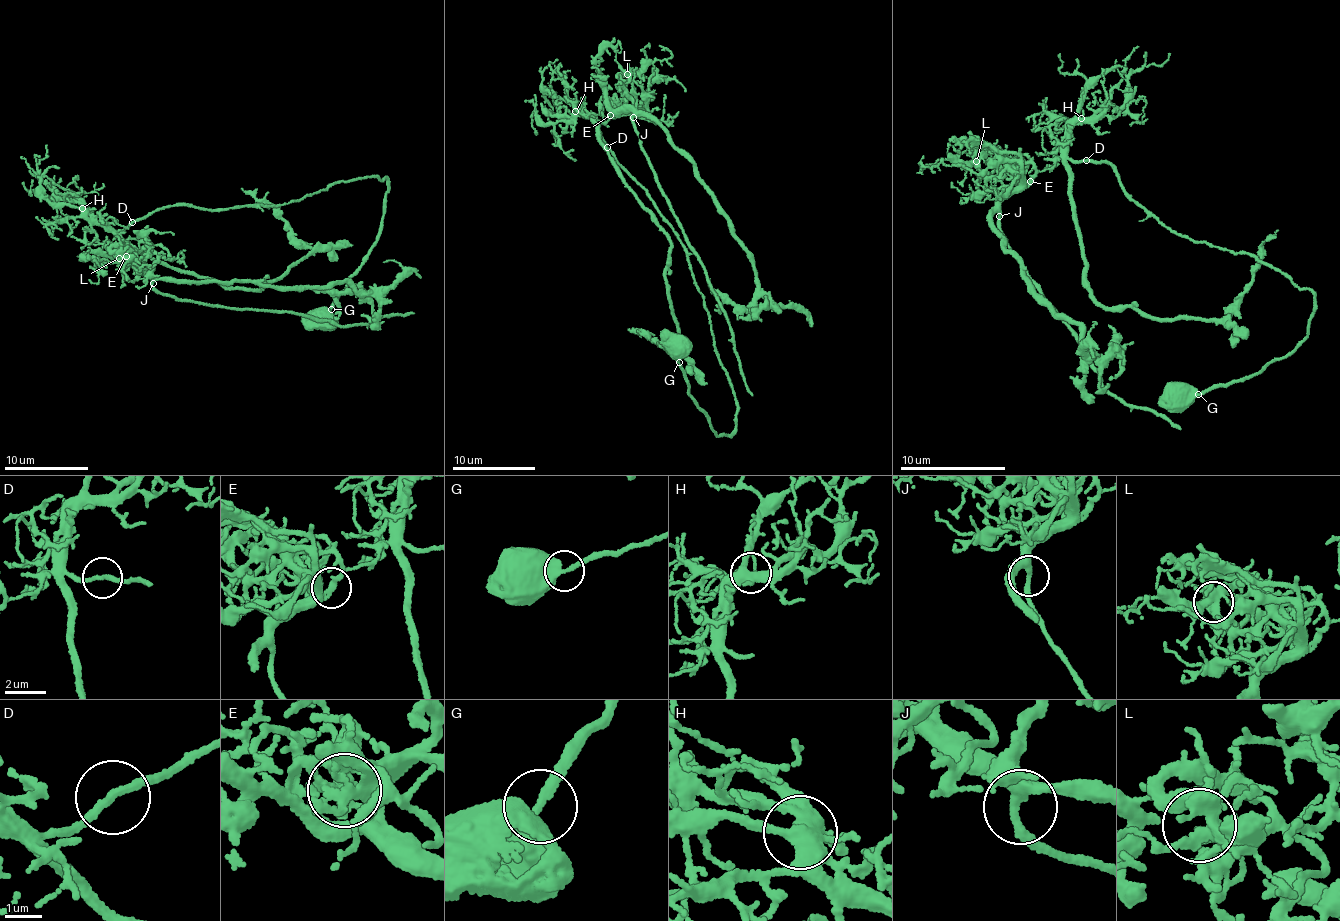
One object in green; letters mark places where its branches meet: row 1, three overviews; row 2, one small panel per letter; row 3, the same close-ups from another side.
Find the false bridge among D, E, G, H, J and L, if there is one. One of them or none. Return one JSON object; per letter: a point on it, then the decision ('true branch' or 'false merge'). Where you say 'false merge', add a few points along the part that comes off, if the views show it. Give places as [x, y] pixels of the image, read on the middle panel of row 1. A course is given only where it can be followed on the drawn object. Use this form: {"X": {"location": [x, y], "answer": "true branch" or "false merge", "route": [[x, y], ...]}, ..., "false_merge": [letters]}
{"D": {"location": [607, 147], "answer": "true branch"}, "E": {"location": [610, 115], "answer": "false merge", "route": [[610, 115], [613, 112], [631, 111], [631, 119], [668, 205], [726, 316], [739, 371], [753, 396]]}, "G": {"location": [679, 362], "answer": "true branch"}, "H": {"location": [575, 111], "answer": "true branch"}, "J": {"location": [633, 117], "answer": "true branch"}, "L": {"location": [627, 74], "answer": "true branch"}, "false_merge": ["E"]}

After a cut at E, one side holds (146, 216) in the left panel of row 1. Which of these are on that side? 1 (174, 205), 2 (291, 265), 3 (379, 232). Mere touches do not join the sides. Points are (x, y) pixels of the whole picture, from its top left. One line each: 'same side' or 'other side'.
1: same side
2: same side
3: same side

